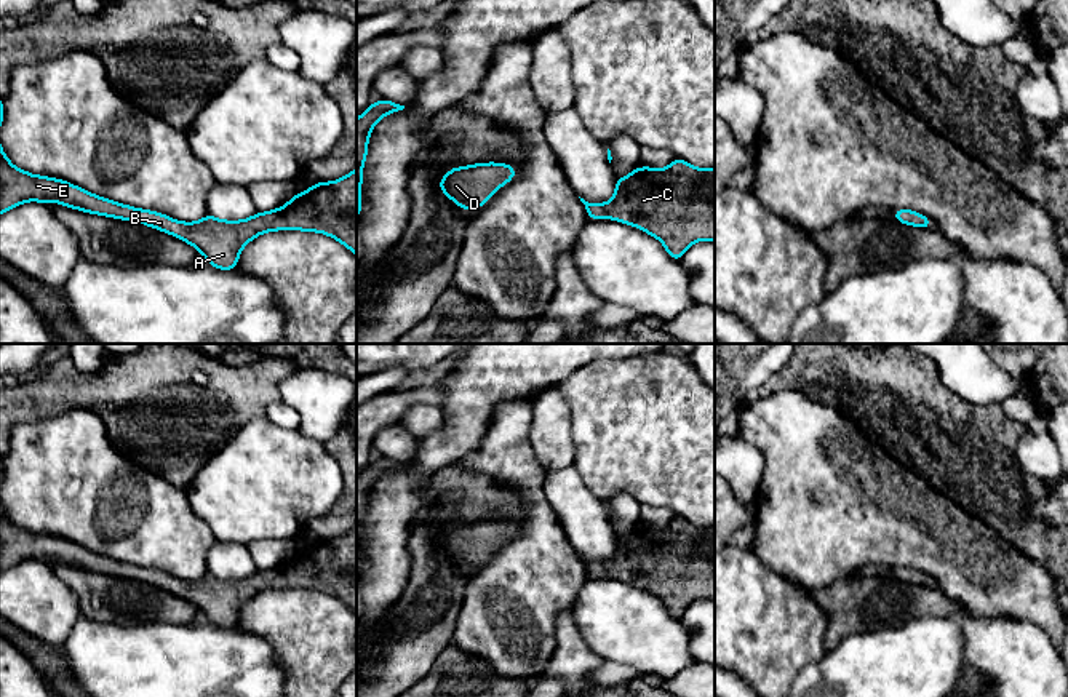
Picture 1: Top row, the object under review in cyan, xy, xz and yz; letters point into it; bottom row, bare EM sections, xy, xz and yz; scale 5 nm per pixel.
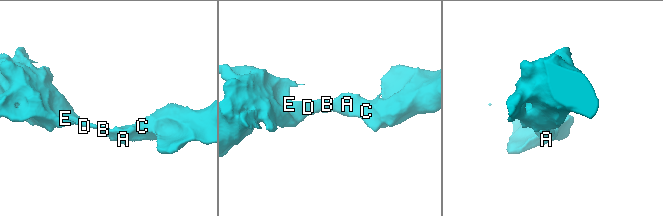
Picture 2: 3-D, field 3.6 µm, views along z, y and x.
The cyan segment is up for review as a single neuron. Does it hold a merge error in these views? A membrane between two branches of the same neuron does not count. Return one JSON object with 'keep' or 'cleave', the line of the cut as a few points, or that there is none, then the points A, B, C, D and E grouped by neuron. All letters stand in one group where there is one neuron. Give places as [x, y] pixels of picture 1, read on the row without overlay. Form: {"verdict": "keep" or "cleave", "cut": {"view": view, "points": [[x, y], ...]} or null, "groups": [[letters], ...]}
{"verdict": "keep", "cut": null, "groups": [["A", "B", "C", "D", "E"]]}

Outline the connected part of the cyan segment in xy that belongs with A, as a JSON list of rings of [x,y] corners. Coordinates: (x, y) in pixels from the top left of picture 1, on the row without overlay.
[[[0,504],[0,572],[24,560],[54,560],[91,572],[141,580],[187,599],[211,625],[221,628],[237,627],[243,604],[273,588],[320,590],[357,614],[357,526],[334,540],[313,542],[283,566],[243,579],[221,579],[206,572],[198,580],[179,580],[157,569],[98,555],[61,537],[22,529],[11,523]]]

